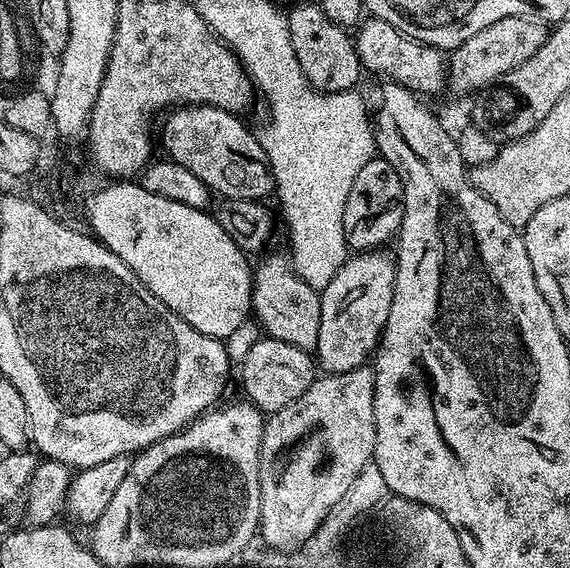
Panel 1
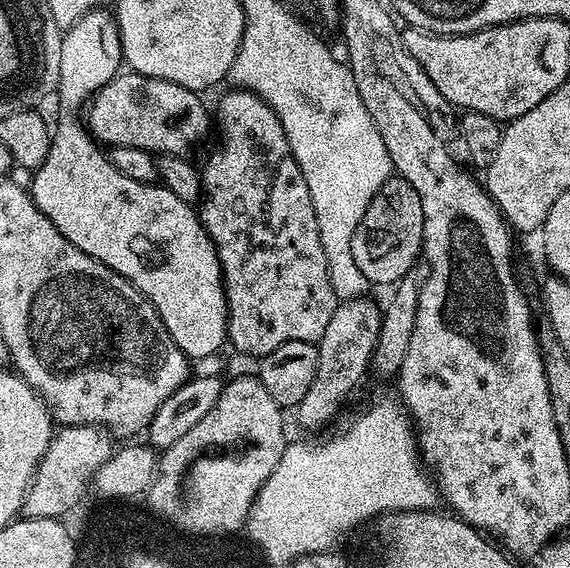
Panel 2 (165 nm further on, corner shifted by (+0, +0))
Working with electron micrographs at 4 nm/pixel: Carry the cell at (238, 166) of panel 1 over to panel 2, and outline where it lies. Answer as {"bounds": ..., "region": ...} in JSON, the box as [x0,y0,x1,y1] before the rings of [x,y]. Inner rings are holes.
{"bounds":[86,70,210,157],"region":[[[124,70],[92,97],[86,108],[86,127],[104,146],[134,146],[153,154],[183,157],[207,134],[208,128],[210,132],[210,108],[200,100],[203,99],[197,93],[174,82]]]}

